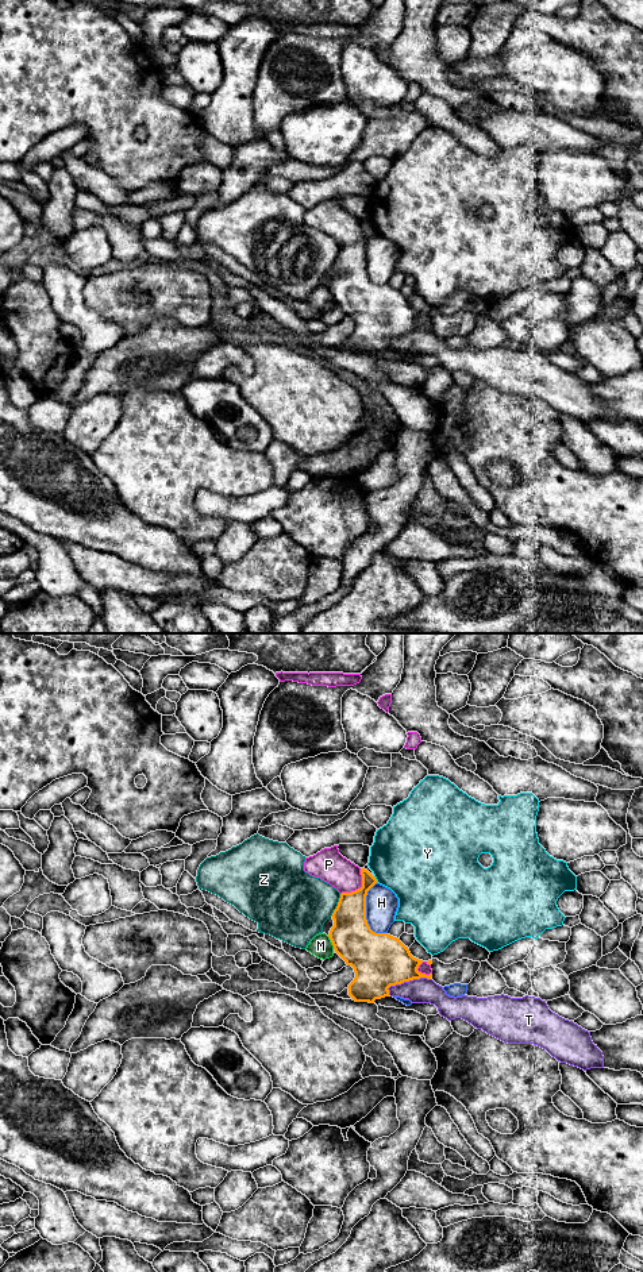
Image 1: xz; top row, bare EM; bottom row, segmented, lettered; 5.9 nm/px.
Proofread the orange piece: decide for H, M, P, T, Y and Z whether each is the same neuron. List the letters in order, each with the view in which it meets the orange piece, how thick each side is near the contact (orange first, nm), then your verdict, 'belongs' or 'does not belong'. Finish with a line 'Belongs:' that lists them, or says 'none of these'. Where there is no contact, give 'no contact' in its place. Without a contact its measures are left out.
H: xz | 260/190 nm | does not belong
M: xz | 260/140 nm | does not belong
P: xz | 220/190 nm | does not belong
T: xz | 320/150 nm | does not belong
Y: xz | 180/460 nm | does not belong
Z: xz | 240/400 nm | does not belong
Belongs: none of these

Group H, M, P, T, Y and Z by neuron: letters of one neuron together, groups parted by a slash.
H / M / P / T / Y / Z

